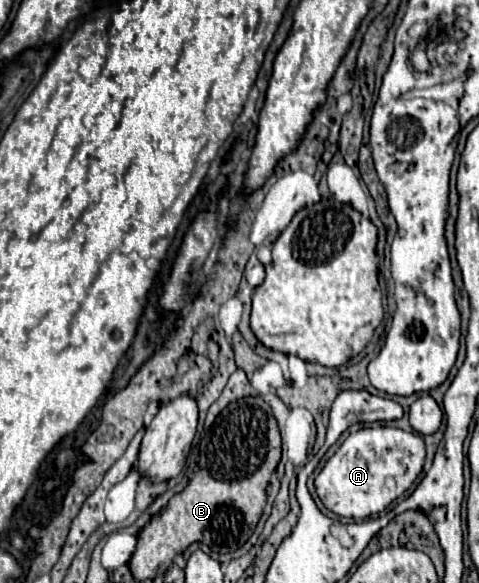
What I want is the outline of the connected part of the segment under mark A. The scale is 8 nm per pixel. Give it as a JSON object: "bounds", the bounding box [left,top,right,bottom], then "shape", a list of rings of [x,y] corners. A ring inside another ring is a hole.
{"bounds":[315,426,425,518],"shape":[[[391,426],[363,428],[349,434],[341,448],[327,460],[315,478],[315,488],[323,504],[345,518],[369,518],[383,512],[393,500],[405,494],[425,466],[425,440],[417,432]]]}

